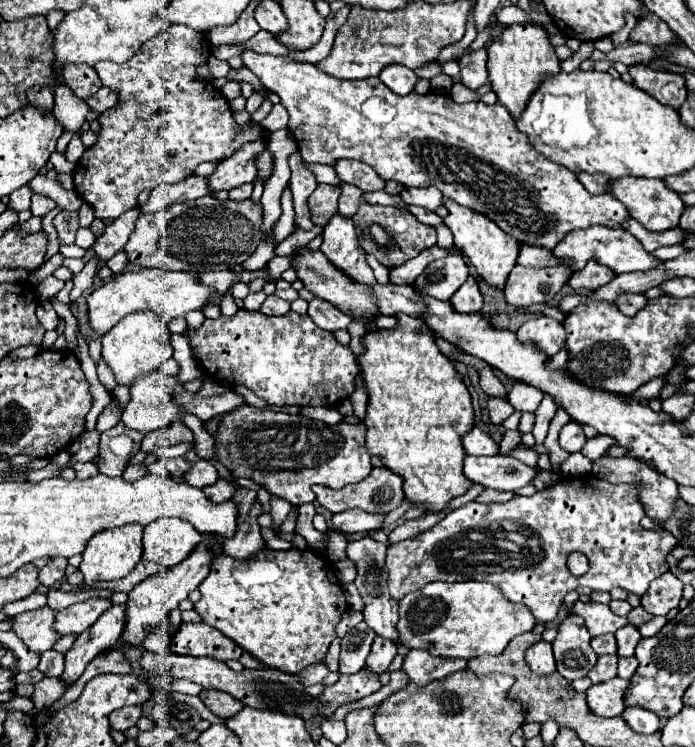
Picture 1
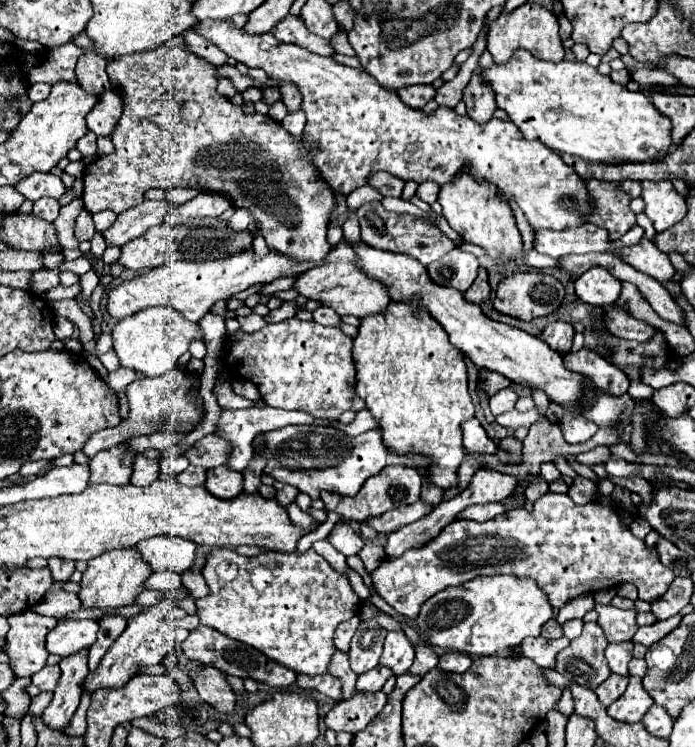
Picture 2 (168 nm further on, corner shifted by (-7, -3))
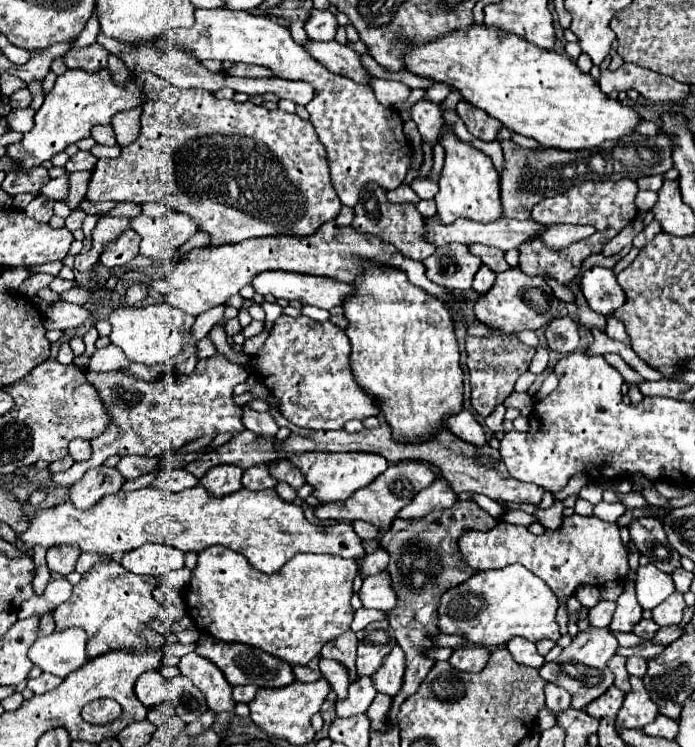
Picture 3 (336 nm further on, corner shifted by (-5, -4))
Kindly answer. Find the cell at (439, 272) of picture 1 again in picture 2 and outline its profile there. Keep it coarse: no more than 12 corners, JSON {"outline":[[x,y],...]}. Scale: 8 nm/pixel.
{"outline":[[459,248],[427,266],[433,282],[463,292],[477,258]]}

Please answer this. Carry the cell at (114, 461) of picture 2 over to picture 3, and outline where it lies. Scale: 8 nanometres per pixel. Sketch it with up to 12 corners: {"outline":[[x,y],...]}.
{"outline":[[115,467],[89,469],[71,489],[77,509],[117,493],[125,477]]}

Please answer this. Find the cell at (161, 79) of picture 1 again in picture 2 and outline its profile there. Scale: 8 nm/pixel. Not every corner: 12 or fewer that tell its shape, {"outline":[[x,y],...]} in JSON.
{"outline":[[183,36],[107,64],[125,96],[83,204],[197,188],[323,260],[335,192],[303,138],[217,92]]}

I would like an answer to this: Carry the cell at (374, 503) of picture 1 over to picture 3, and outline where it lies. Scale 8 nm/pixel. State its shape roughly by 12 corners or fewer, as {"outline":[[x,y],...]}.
{"outline":[[393,463],[349,499],[313,507],[317,519],[385,529],[437,475]]}

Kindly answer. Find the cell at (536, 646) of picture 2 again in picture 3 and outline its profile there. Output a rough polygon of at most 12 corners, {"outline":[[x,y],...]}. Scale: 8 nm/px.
{"outline":[[525,637],[507,643],[509,653],[521,665],[539,669],[545,657]]}

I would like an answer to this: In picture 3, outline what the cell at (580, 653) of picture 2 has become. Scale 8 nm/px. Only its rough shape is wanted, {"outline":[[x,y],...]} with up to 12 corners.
{"outline":[[607,627],[577,633],[539,673],[571,693],[573,709],[613,685],[619,643]]}

